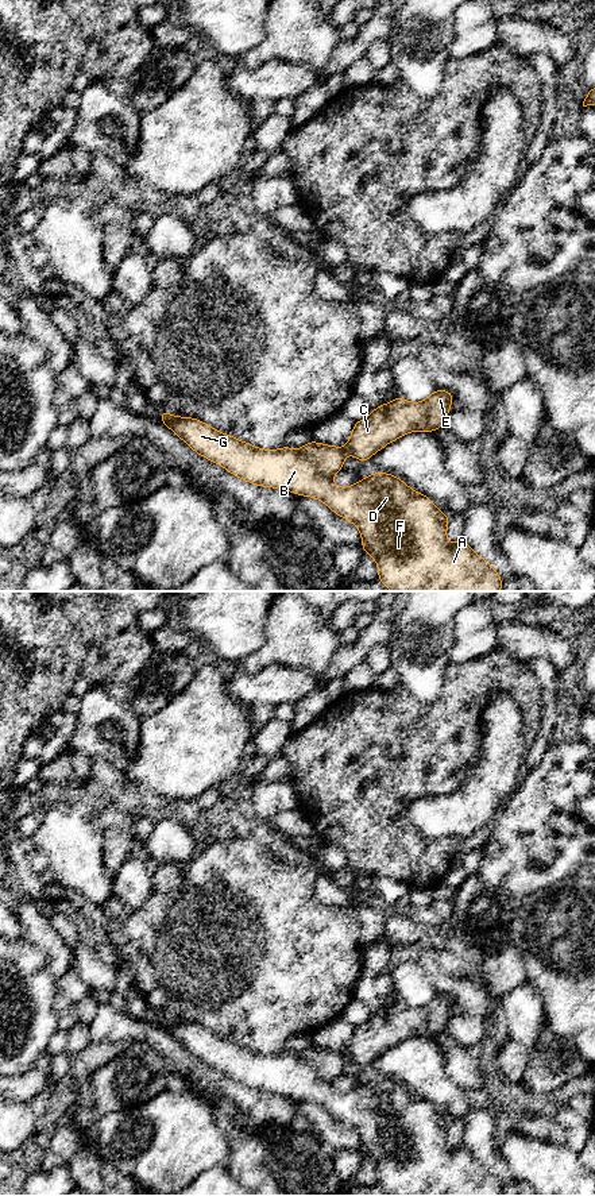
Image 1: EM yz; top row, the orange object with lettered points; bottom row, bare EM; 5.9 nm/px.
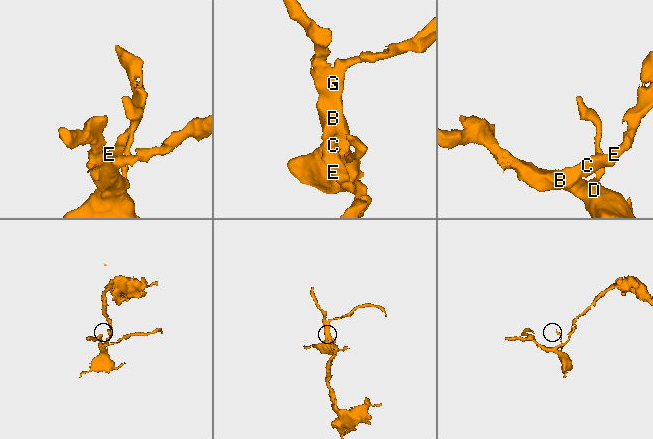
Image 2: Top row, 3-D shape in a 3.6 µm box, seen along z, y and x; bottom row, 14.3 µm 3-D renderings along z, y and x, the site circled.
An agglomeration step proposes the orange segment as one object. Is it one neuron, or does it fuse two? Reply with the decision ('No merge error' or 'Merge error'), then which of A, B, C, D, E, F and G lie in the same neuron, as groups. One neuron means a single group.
Merge error. Groups: A B D F G / C E

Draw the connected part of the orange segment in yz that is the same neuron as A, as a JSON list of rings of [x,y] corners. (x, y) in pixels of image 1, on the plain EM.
[[[194,1022],[175,1023],[165,1031],[232,1080],[316,1103],[352,1127],[362,1139],[363,1157],[378,1169],[378,1185],[390,1196],[502,1195],[502,1181],[471,1150],[447,1145],[452,1122],[390,1077],[370,1077],[348,1092],[337,1092],[298,1054],[263,1054]]]

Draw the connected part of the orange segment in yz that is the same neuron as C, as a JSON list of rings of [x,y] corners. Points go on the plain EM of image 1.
[[[436,994],[421,1007],[410,1007],[397,1000],[393,1006],[374,1012],[367,1023],[353,1026],[344,1053],[310,1045],[298,1056],[317,1069],[321,1080],[333,1083],[344,1073],[347,1058],[366,1069],[374,1058],[406,1038],[434,1038],[445,1029],[455,1004],[449,995],[441,994]]]

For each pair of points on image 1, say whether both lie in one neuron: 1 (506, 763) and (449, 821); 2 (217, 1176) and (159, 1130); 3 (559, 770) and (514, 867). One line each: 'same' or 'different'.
1: same
2: different
3: same

